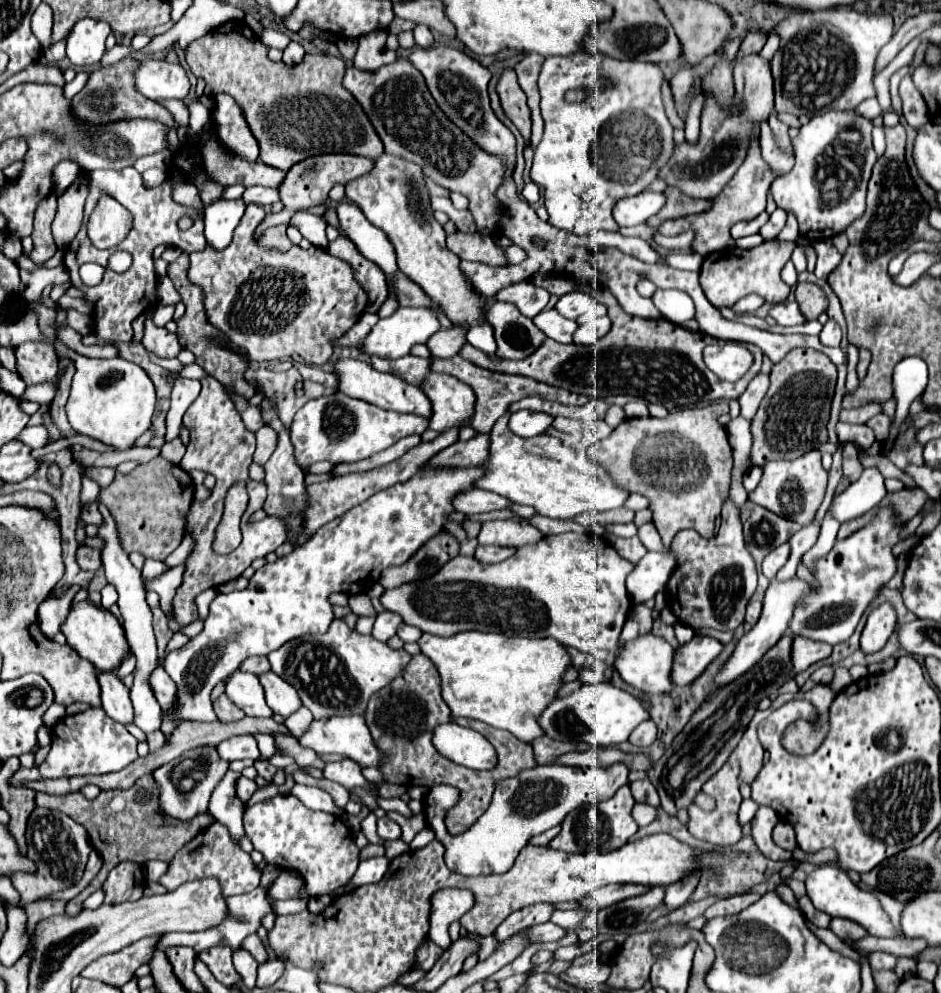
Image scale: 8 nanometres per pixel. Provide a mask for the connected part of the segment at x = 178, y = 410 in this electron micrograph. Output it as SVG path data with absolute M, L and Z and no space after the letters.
M177 377L173 385L173 393L171 393L171 409L167 413L167 435L165 435L167 441L179 435L183 413L193 403L193 399L199 395L199 391L201 391L201 383L197 379Z

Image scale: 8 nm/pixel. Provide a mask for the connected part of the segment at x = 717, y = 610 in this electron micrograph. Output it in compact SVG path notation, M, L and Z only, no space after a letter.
M727 497L717 535L704 539L693 529L685 529L675 535L671 547L679 555L679 565L667 583L667 603L677 619L693 631L705 627L717 631L737 629L745 621L745 605L757 587L755 561L745 547L739 507Z

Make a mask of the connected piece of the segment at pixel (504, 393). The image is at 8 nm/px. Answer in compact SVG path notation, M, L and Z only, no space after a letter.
M459 355L455 357L449 357L449 359L435 359L431 361L431 369L435 373L447 373L447 375L453 375L457 377L459 381L467 383L475 395L477 395L477 405L475 405L475 415L473 419L469 421L469 425L477 431L491 431L493 423L507 411L507 407L513 403L513 401L519 401L523 397L529 397L529 395L537 395L541 399L549 399L549 401L557 401L557 403L563 403L563 405L585 405L589 399L585 395L575 395L571 391L563 391L559 387L551 387L547 383L539 383L535 379L527 379L527 377L521 377L521 375L503 375L503 373L495 373L495 371L487 371L487 369L479 369L475 367L473 363L467 363L465 359L461 359Z

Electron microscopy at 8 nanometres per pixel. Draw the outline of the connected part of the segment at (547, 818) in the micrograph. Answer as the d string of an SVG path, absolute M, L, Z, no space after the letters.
M623 763L611 765L609 769L539 765L527 771L519 771L519 775L495 783L495 791L487 811L459 835L451 835L445 827L447 813L455 807L455 801L459 801L459 791L455 791L455 787L431 787L429 803L423 801L423 813L427 819L427 827L445 847L445 863L451 871L469 877L505 873L513 867L515 857L531 837L559 825L563 817L581 803L601 803L603 799L611 799L611 795L615 795L619 787L629 785L627 775L629 771Z

